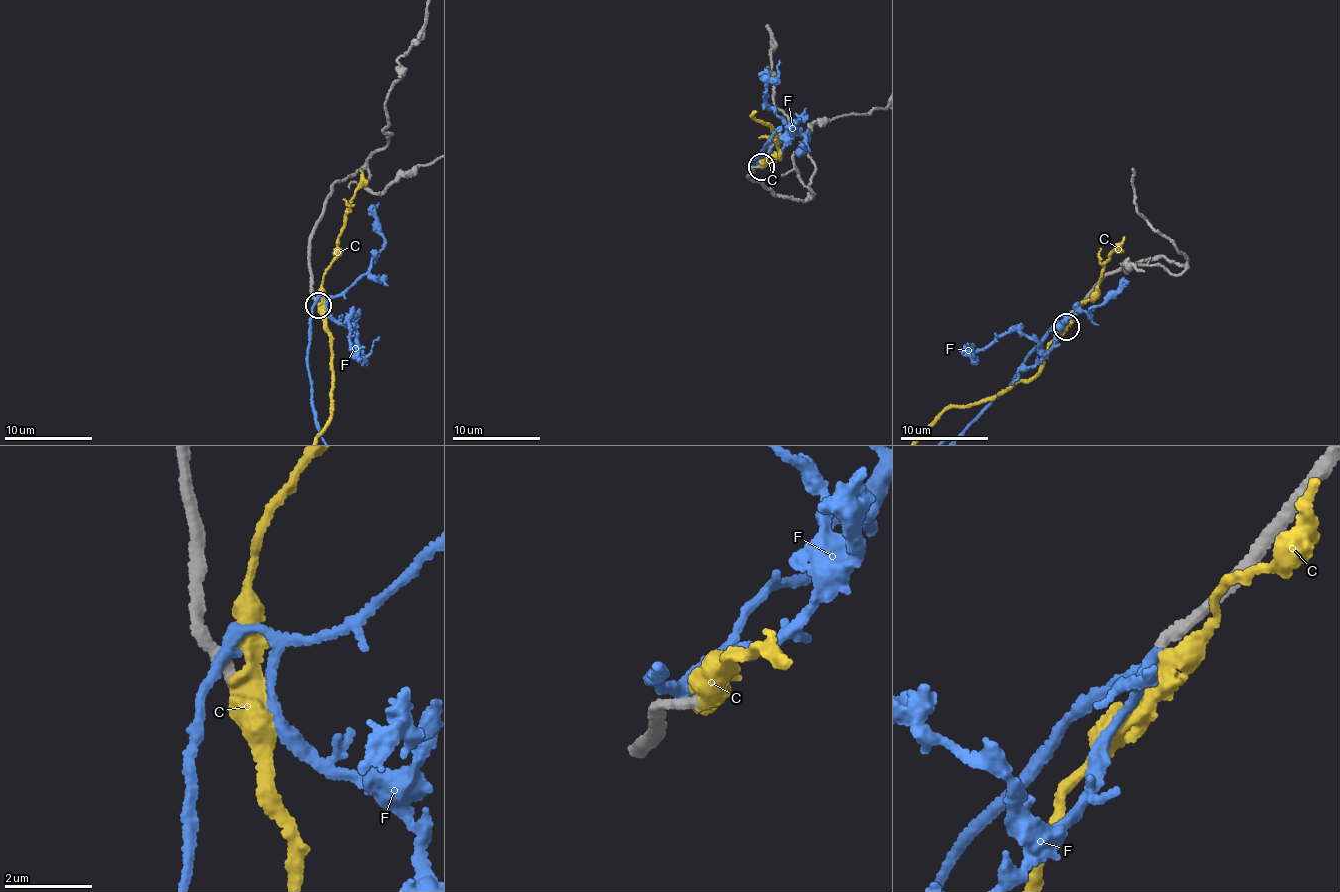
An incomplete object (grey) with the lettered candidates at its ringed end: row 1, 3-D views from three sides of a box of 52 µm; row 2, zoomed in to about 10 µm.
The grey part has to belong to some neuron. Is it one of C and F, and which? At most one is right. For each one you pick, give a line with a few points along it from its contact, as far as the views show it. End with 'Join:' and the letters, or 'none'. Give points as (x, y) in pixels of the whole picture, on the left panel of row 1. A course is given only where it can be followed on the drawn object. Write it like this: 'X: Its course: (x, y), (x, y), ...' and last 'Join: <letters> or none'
Join: C

